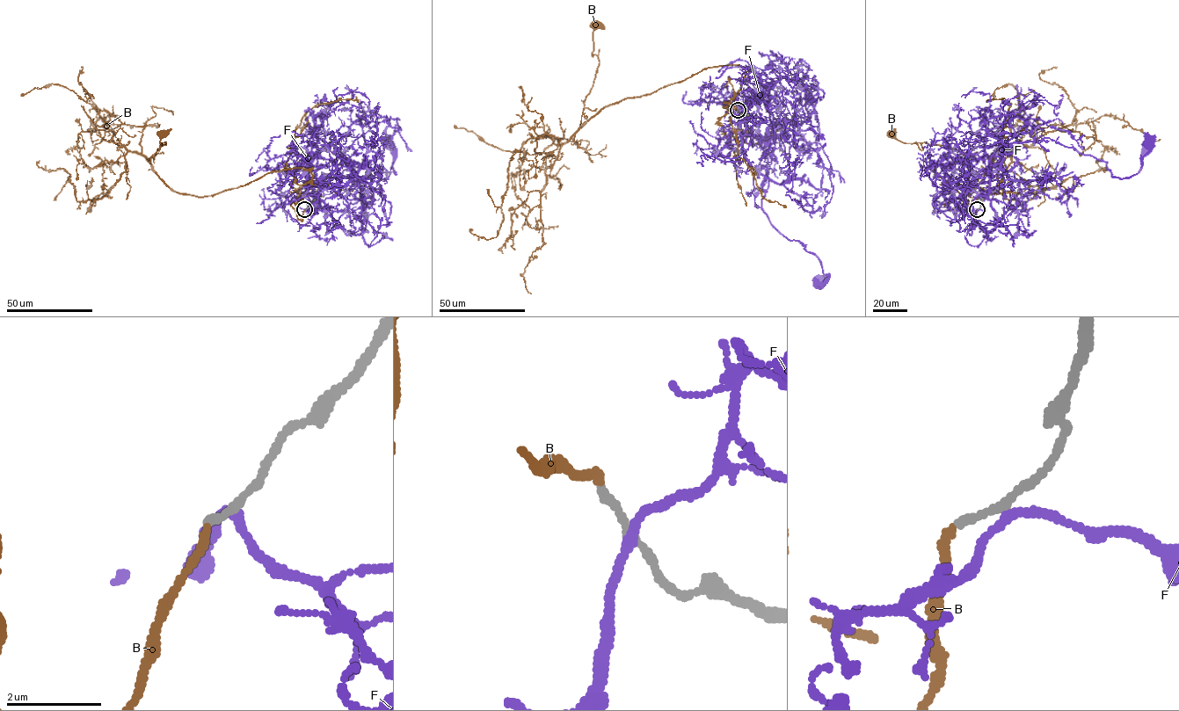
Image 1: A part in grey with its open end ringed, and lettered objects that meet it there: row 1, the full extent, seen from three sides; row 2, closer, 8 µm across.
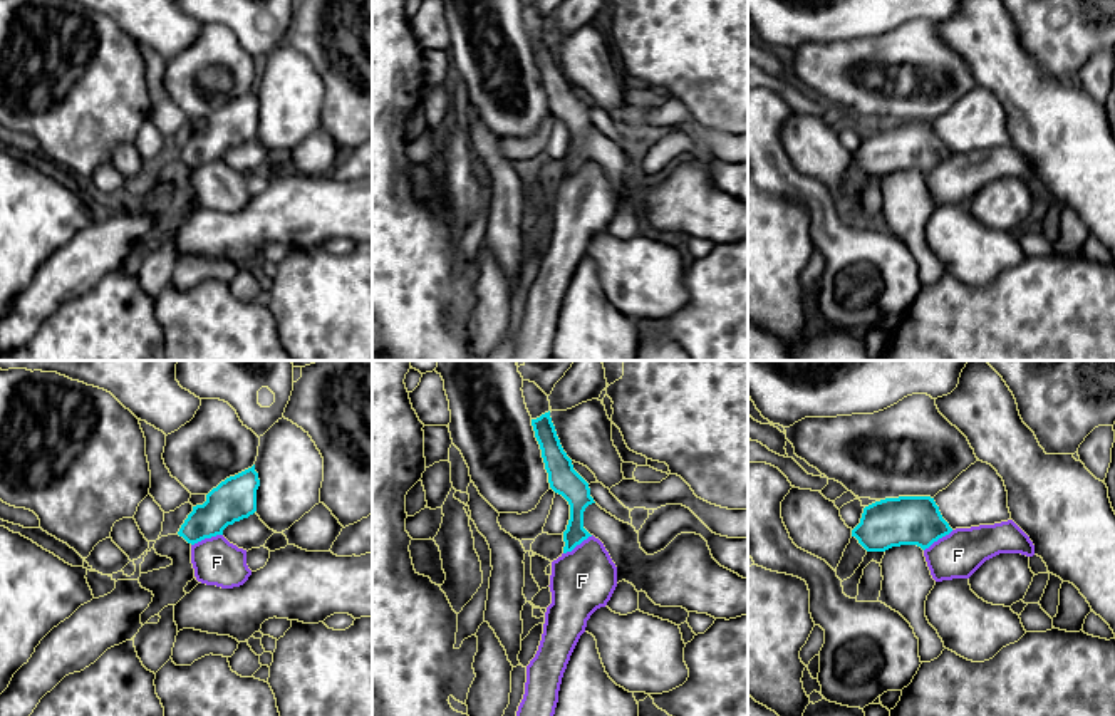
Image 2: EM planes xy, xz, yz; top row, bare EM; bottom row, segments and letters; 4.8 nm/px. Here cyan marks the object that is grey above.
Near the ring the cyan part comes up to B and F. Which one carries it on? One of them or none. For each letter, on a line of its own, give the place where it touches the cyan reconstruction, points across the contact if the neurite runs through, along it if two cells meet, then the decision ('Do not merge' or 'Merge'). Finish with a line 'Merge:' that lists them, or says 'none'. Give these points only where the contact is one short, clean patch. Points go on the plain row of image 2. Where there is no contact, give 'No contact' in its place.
B: No contact. Merge
F: Touches cyan at xy (207, 161). Boundary: xy (222, 158), (205, 161), (191, 170). Do not merge
Merge: B

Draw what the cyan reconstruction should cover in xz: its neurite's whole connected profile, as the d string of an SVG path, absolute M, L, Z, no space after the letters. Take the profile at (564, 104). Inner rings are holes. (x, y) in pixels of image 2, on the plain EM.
M550 35L532 44L532 50L542 74L550 112L562 119L570 129L570 144L563 156L563 178L567 178L592 161L583 153L583 136L595 126L590 121L589 107L573 94L572 84L563 75Z

